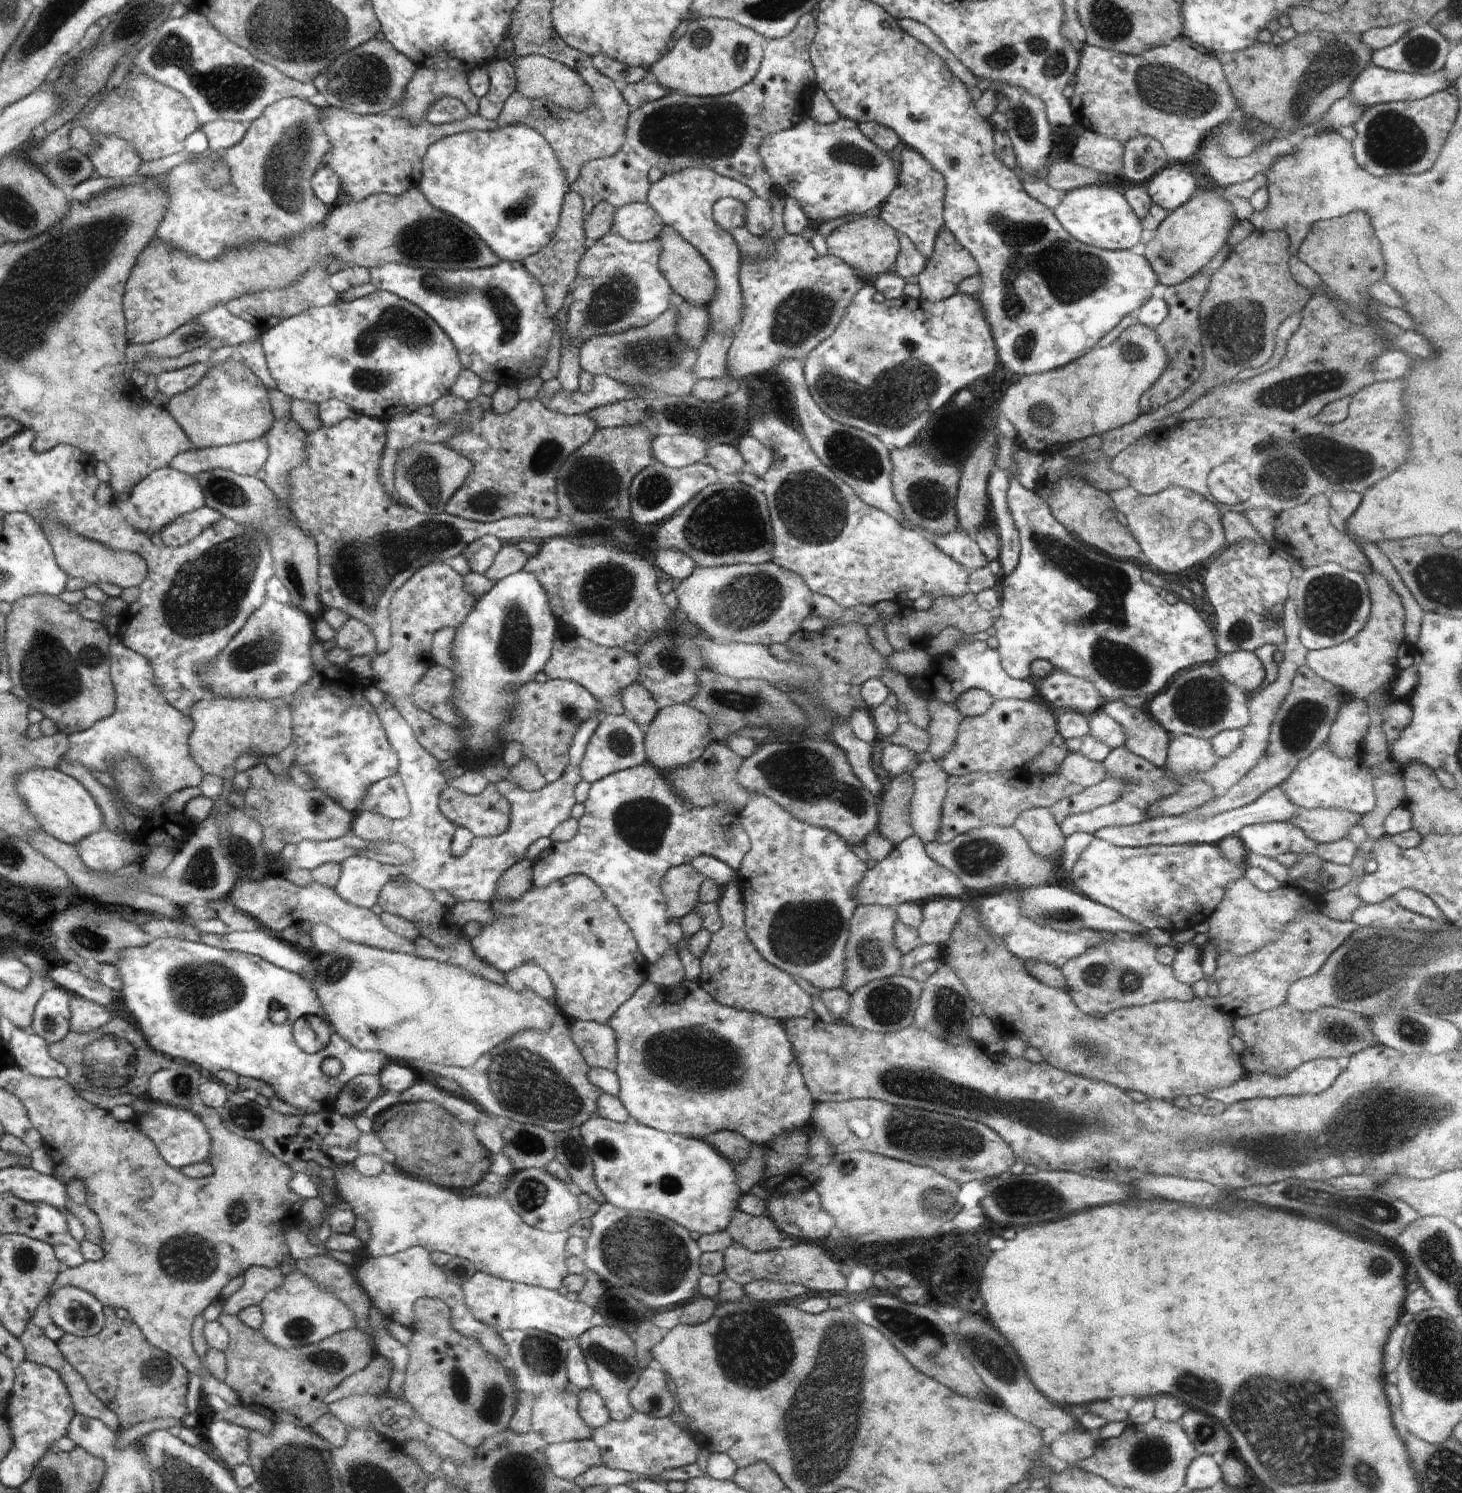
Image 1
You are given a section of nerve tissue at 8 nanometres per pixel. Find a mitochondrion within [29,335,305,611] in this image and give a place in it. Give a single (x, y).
(229, 492)

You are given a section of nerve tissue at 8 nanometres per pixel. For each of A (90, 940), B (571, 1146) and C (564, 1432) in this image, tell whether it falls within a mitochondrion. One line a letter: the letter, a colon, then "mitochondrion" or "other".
A: mitochondrion
B: mitochondrion
C: other

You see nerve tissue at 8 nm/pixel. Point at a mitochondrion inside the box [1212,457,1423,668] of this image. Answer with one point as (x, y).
(1330, 602)

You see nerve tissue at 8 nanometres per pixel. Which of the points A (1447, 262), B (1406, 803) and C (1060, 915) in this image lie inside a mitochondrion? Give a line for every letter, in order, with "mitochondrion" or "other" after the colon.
A: other
B: other
C: mitochondrion

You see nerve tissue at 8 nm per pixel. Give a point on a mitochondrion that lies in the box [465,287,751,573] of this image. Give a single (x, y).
(592, 483)

